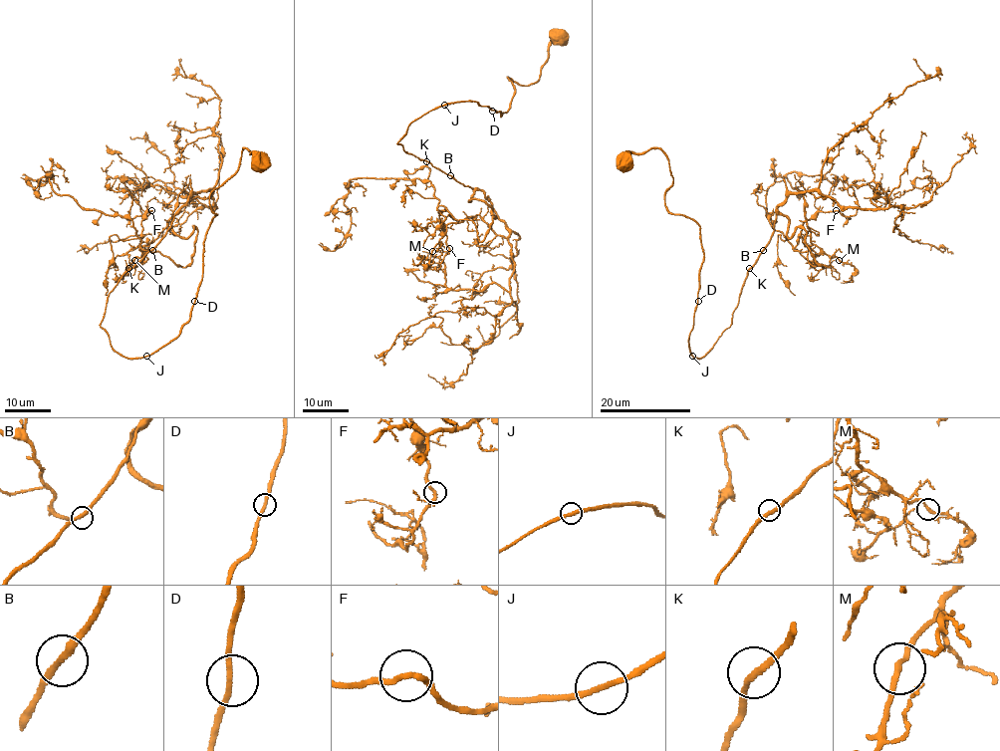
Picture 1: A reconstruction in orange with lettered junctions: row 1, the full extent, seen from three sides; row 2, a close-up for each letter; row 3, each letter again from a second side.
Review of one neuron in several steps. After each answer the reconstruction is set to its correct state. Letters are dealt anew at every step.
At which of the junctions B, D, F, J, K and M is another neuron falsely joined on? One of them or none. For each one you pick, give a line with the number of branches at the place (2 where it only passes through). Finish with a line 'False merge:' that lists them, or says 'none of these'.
False merge: none of these

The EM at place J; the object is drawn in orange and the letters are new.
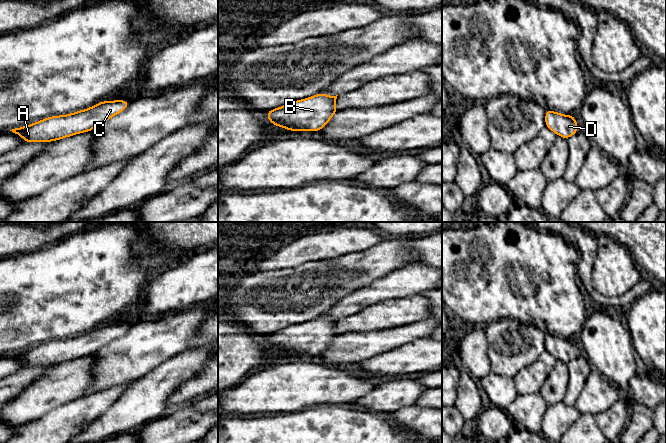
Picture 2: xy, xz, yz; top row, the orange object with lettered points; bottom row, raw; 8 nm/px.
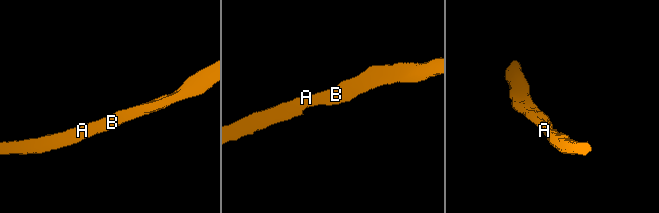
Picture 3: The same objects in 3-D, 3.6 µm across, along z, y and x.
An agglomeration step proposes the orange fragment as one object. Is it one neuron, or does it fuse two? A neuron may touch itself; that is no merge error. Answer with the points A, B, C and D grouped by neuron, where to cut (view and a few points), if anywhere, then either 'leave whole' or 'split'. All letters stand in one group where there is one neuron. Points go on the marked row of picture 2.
A B C D | no cut | leave whole

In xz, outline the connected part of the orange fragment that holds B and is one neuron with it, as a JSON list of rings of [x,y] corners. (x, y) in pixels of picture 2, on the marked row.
[[[318,93],[267,111],[266,116],[274,126],[280,126],[289,131],[320,131],[331,120],[333,115],[338,112],[335,107],[337,96]]]

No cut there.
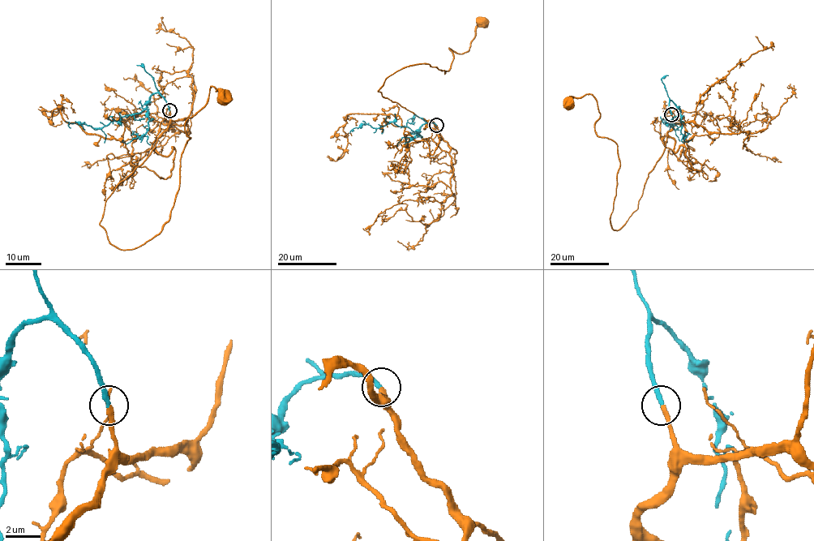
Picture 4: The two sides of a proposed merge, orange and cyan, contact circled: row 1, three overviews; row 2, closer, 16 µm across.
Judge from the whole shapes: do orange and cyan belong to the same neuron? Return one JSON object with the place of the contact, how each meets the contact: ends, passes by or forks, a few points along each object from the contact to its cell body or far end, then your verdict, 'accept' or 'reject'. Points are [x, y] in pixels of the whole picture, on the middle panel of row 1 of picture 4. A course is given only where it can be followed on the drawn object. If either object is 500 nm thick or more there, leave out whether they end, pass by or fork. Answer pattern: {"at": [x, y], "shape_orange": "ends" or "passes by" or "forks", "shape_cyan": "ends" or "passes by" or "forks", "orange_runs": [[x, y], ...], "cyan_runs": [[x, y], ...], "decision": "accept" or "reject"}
{"at": [436, 125], "shape_orange": "ends", "shape_cyan": "ends", "orange_runs": [[436, 125], [378, 90], [389, 75], [417, 64], [445, 74], [453, 59], [449, 49], [467, 51], [481, 22]], "cyan_runs": [[436, 125], [423, 124], [414, 133], [392, 122], [379, 128], [362, 124], [354, 130]], "decision": "accept"}

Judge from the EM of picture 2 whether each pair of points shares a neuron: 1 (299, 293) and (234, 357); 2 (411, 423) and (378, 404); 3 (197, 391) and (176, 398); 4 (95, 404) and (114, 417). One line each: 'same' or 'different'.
1: different
2: different
3: same
4: different

